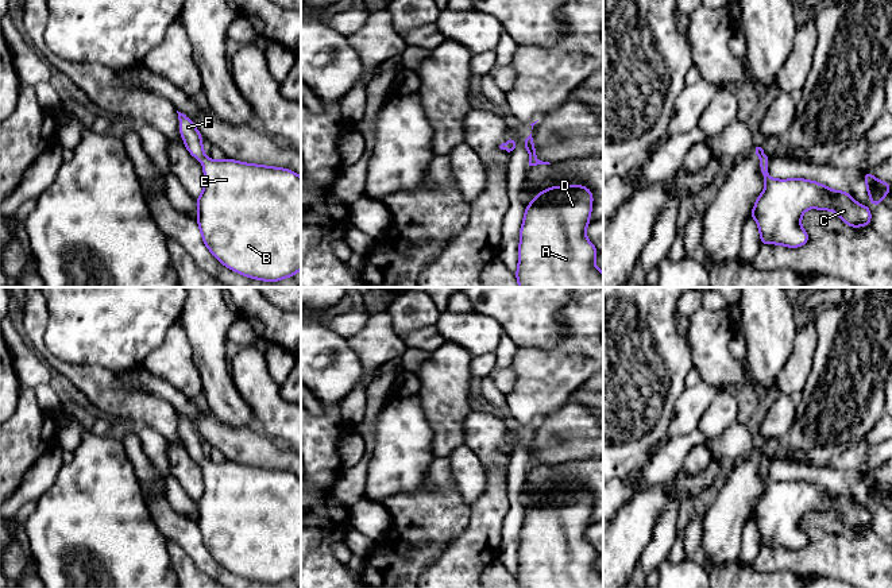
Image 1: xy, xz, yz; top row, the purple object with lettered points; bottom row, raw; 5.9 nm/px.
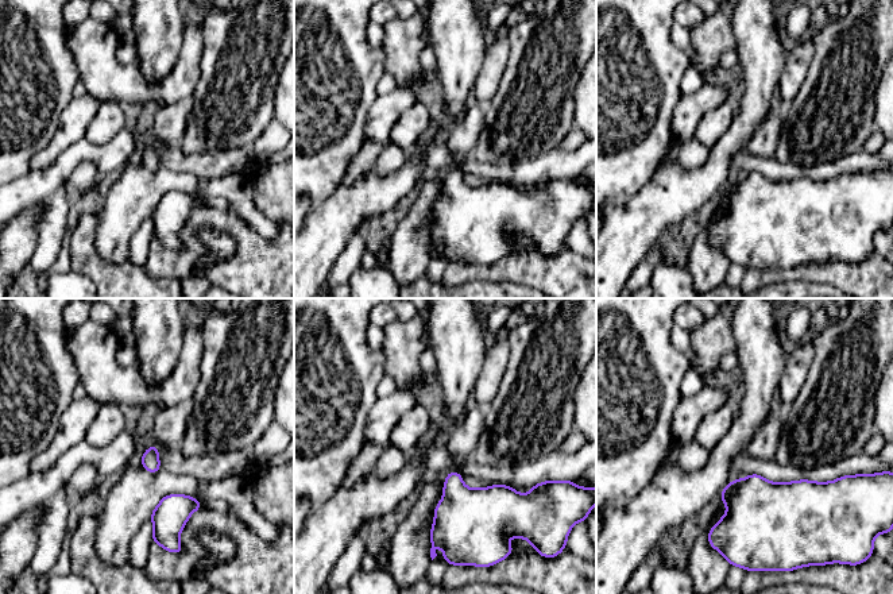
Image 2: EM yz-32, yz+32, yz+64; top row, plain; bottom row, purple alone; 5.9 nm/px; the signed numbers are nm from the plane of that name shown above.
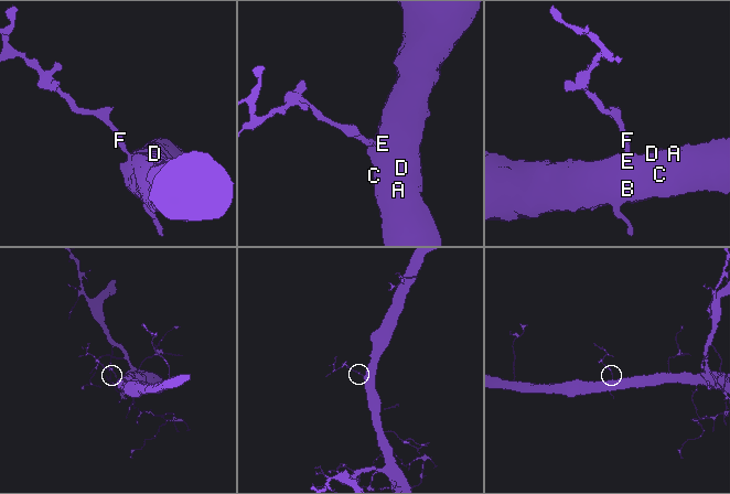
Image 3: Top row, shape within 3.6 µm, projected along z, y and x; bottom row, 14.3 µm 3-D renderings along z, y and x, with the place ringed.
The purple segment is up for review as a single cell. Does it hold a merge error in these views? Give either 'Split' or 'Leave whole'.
Leave whole

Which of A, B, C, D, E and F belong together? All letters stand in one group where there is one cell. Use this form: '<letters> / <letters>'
A B C D E F

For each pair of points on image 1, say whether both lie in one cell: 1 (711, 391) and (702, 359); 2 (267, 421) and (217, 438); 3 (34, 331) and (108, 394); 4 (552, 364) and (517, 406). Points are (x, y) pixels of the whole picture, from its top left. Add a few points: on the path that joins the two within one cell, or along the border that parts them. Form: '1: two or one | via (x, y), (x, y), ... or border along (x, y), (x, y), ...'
1: two | border along (702, 380), (722, 390)
2: two | border along (255, 425), (281, 444)
3: one | via (43, 352), (61, 370), (87, 379)
4: one | via (548, 375), (528, 395)

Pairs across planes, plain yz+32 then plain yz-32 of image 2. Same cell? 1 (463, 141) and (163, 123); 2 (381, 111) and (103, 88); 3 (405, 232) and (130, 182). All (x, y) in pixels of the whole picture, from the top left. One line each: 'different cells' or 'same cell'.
1: same cell
2: different cells
3: same cell

